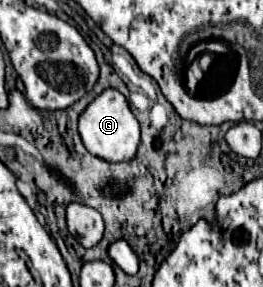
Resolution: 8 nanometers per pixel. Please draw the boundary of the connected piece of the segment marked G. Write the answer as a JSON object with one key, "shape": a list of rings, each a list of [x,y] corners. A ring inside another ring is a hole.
{"shape":[[[105,88],[99,96],[95,96],[87,108],[79,116],[79,134],[85,144],[85,148],[103,160],[109,162],[127,162],[135,156],[137,146],[139,146],[139,122],[135,114],[129,108],[127,98],[115,90],[115,88]]]}

